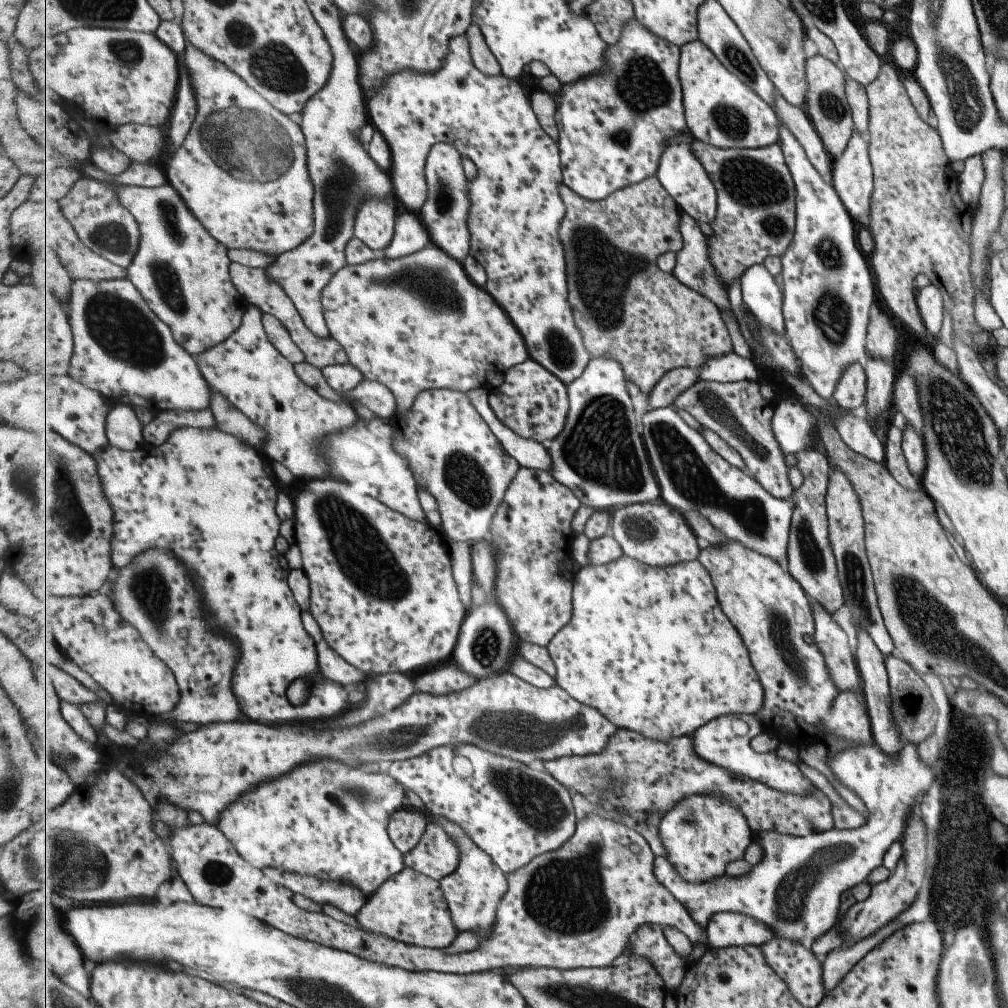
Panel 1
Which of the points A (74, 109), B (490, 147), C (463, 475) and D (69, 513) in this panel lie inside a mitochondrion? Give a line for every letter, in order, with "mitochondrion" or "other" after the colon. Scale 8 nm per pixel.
A: other
B: other
C: mitochondrion
D: mitochondrion

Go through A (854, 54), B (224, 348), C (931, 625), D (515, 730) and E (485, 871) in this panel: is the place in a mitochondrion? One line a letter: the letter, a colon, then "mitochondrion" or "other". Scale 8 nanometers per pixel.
A: other
B: other
C: mitochondrion
D: mitochondrion
E: other

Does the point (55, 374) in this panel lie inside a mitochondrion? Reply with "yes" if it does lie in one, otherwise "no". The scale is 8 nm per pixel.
no

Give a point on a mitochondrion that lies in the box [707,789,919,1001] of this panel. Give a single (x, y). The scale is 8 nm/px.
(788, 901)

